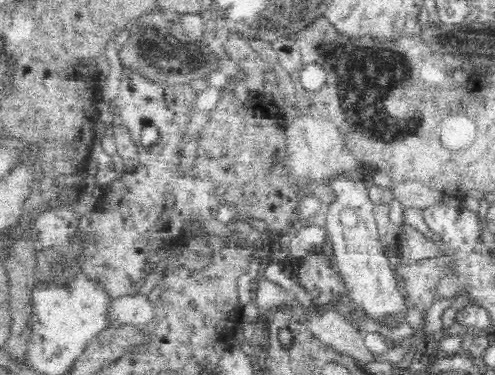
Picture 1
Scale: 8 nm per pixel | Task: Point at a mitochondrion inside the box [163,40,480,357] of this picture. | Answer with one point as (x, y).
(363, 77)

